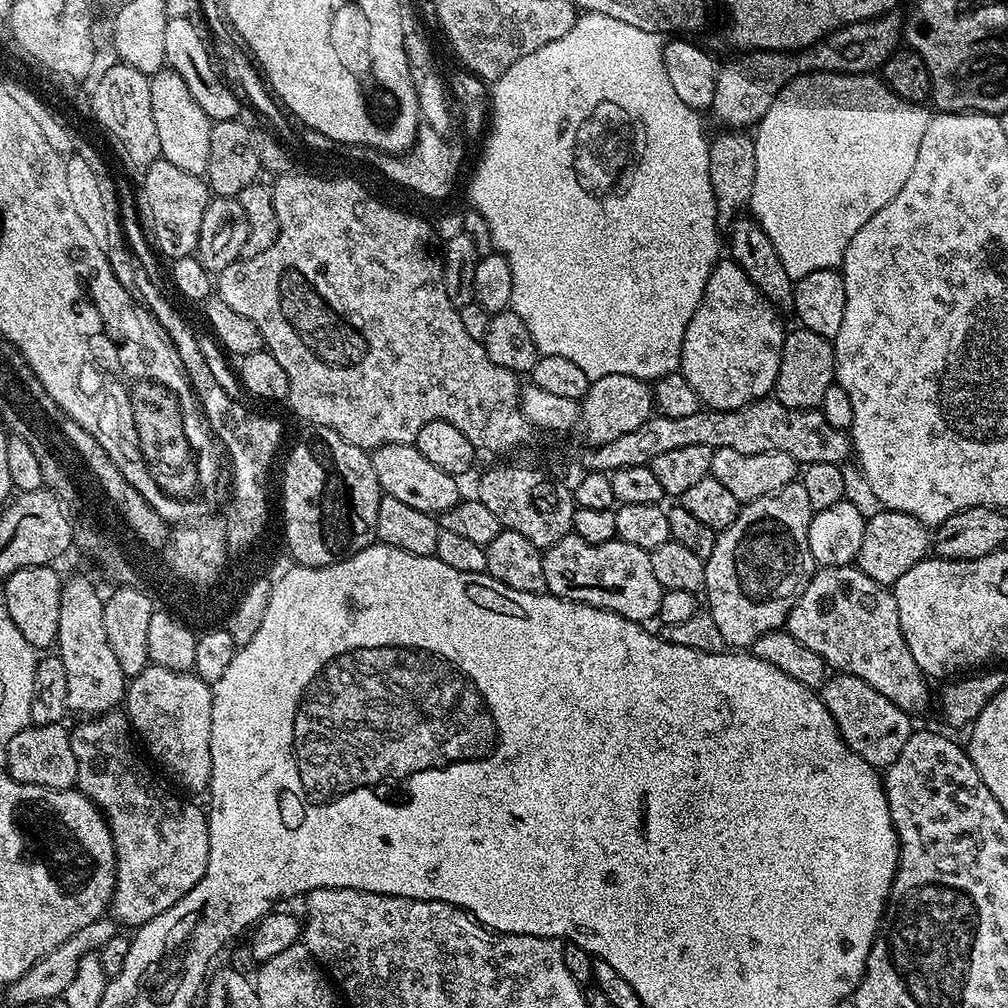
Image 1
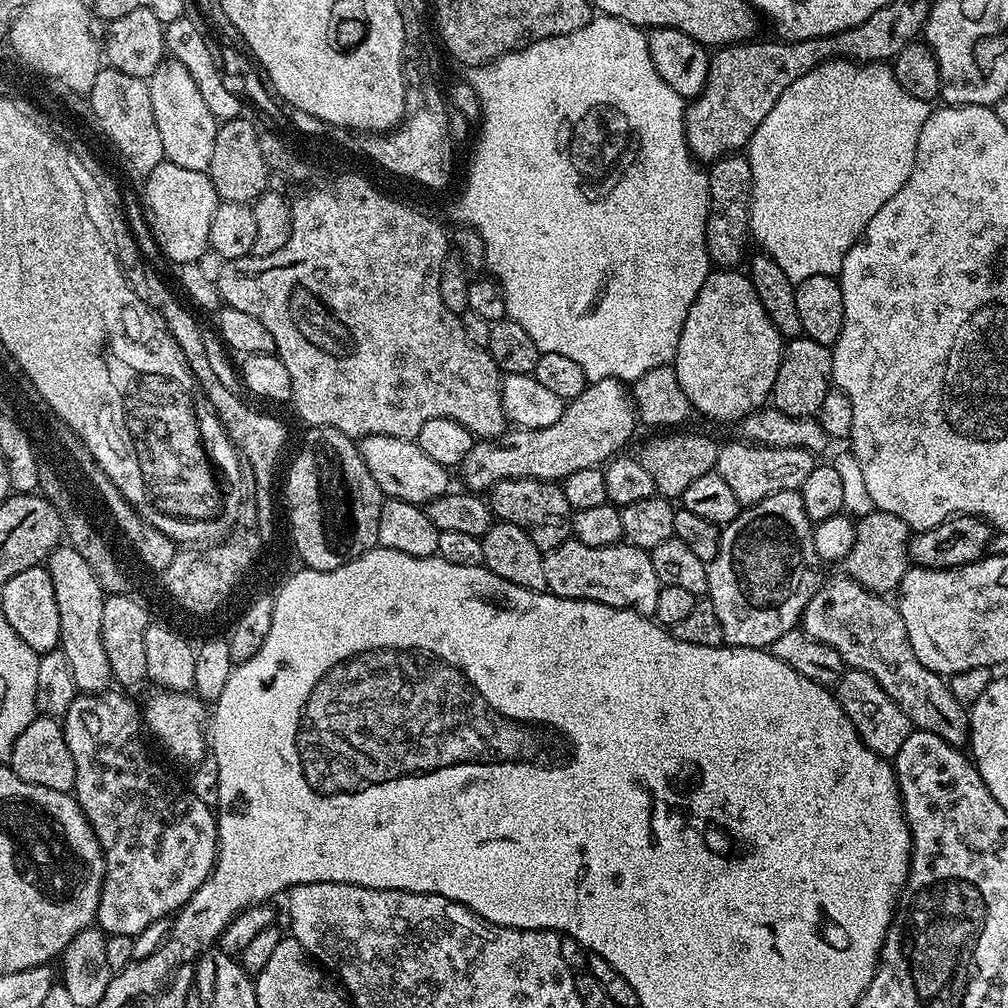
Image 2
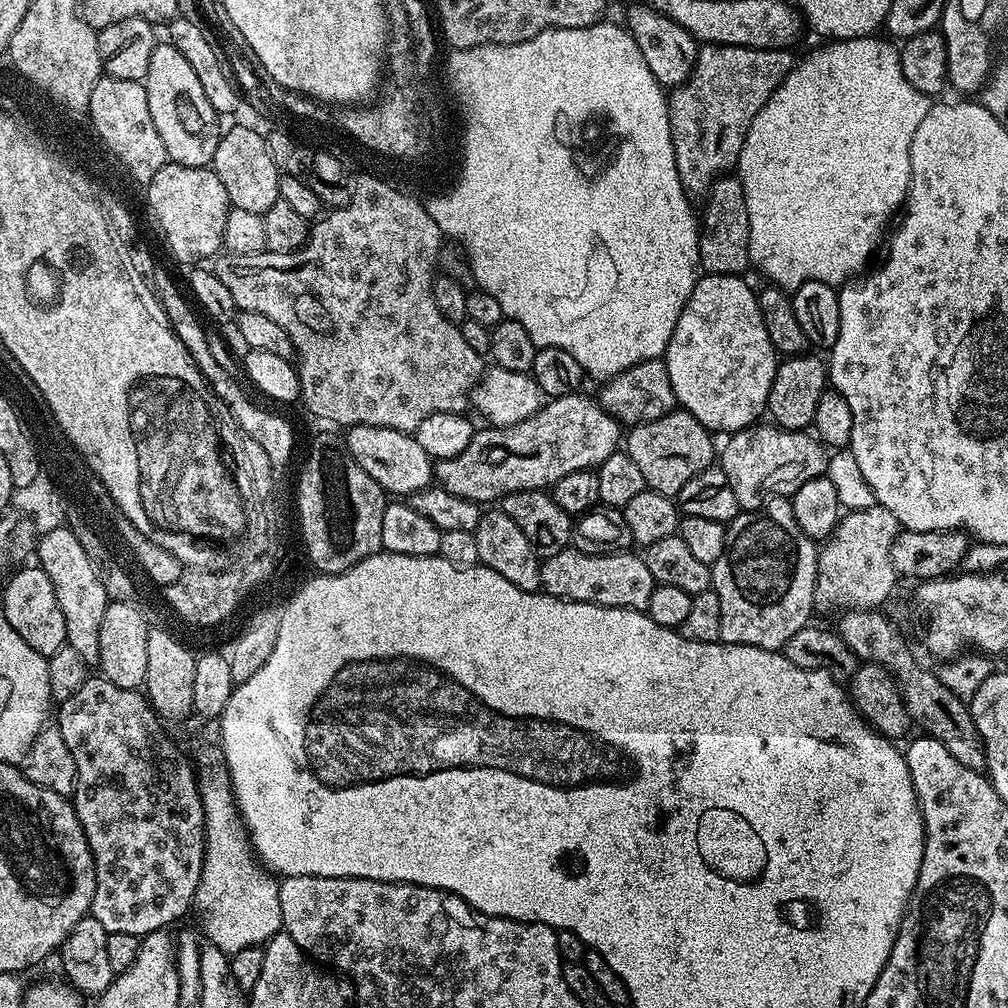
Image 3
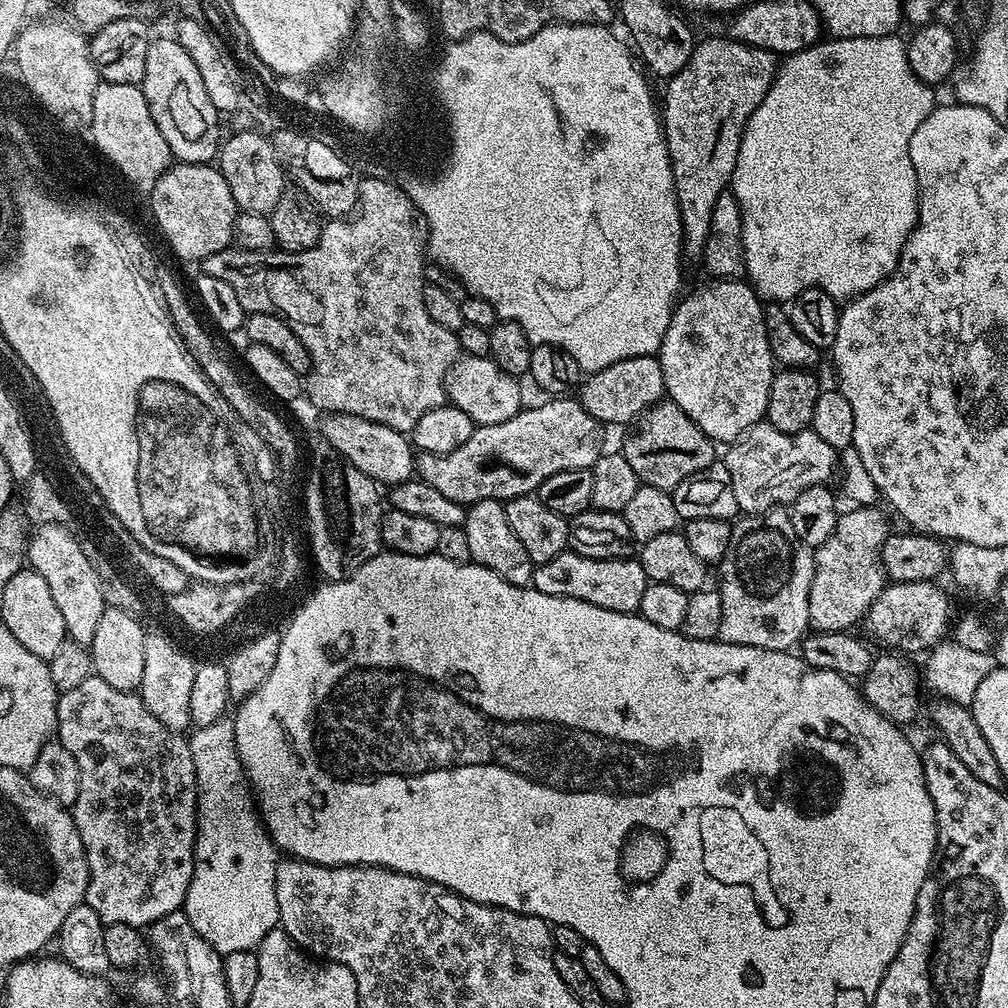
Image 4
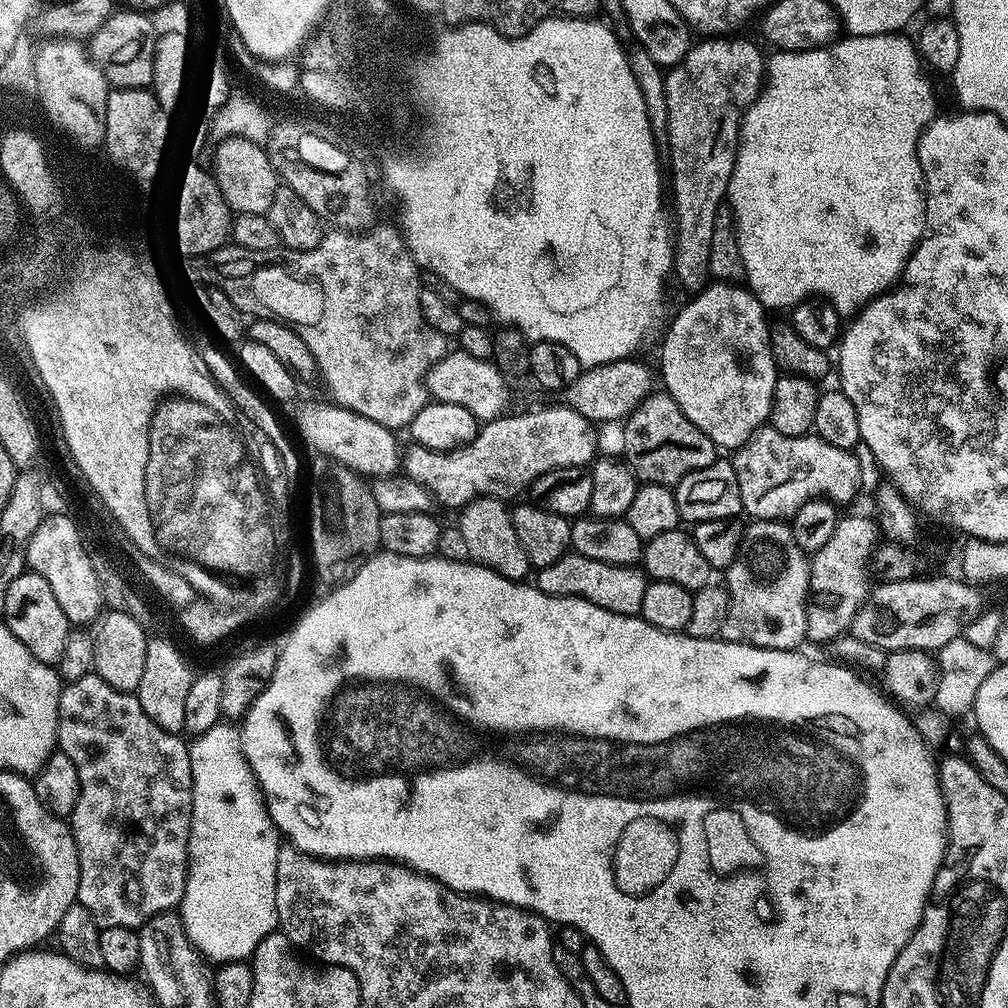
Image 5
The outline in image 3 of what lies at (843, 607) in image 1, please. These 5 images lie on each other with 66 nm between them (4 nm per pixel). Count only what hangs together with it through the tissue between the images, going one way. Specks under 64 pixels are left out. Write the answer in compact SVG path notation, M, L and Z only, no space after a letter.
M870 608L845 611L844 617L834 624L835 631L839 633L842 642L850 646L857 661L878 663L893 674L909 716L925 735L942 742L946 750L966 769L984 772L987 769L985 748L977 733L969 705L948 690L935 671L926 670L918 662L896 629L895 622L882 613L883 611Z

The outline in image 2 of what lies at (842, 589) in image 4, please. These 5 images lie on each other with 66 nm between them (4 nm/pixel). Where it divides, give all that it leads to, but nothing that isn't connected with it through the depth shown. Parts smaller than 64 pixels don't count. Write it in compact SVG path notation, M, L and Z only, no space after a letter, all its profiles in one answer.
M872 511L859 517L854 524L852 549L842 561L843 571L849 580L858 581L863 588L871 592L888 594L888 591L899 589L905 572L910 567L908 542L910 529L902 518L889 512Z

